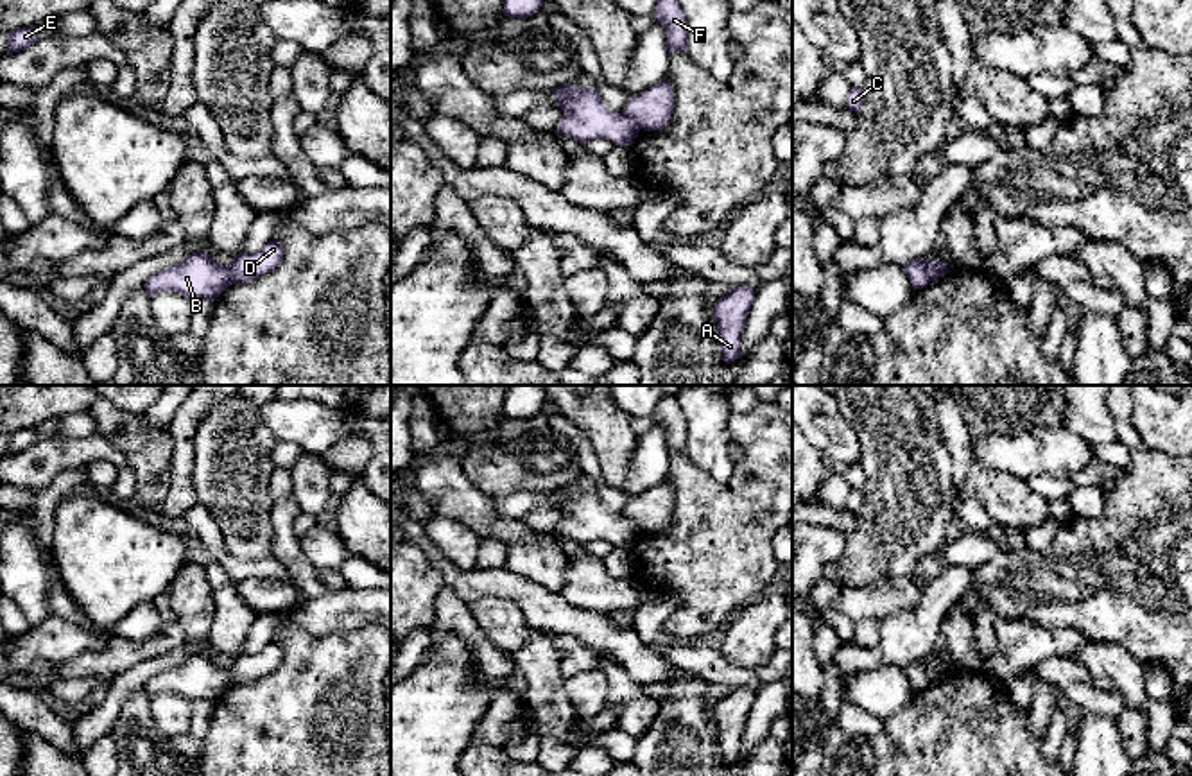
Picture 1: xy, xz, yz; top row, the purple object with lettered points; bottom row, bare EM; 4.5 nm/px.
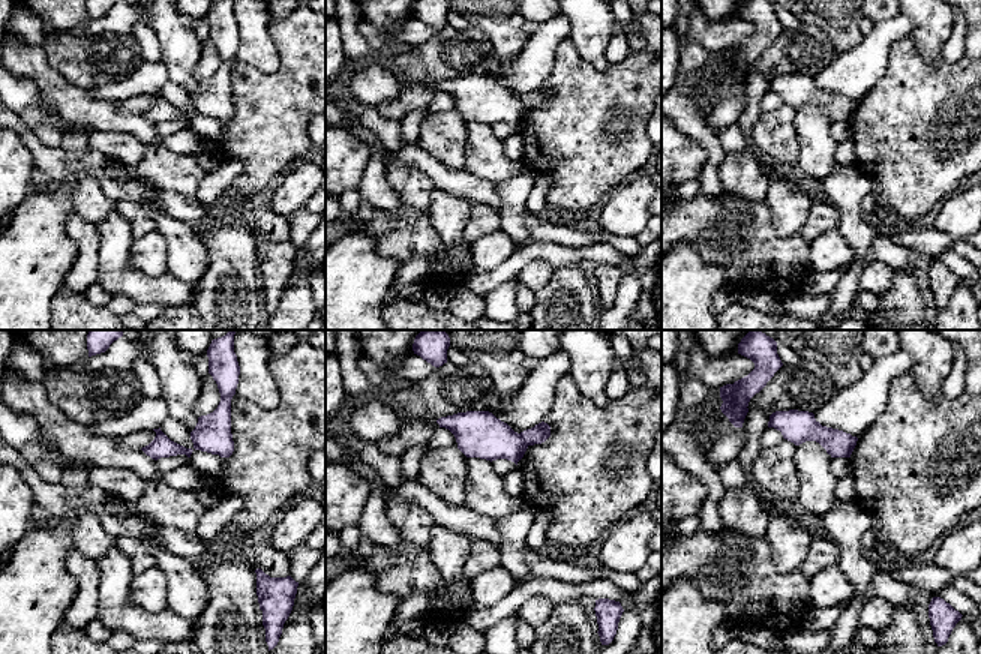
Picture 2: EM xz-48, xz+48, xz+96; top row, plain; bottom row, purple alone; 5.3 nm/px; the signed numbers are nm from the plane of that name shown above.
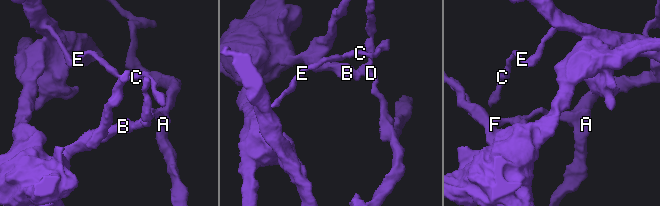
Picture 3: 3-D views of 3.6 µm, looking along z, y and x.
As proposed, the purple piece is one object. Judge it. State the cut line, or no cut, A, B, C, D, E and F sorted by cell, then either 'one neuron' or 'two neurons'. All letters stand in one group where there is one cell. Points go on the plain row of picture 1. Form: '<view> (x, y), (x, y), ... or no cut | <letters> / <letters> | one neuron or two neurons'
xy (228, 667), (230, 685) | A C D E F / B | two neurons

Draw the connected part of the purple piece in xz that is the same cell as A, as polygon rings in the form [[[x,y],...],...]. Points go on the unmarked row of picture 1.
[[[740,686],[713,704],[713,720],[717,724],[715,740],[721,746],[724,763],[731,765],[740,758],[742,733],[755,703],[755,692]]]

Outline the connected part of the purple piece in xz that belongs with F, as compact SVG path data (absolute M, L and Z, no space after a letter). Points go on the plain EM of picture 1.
M663 396L654 412L654 421L661 425L667 432L667 450L669 457L674 453L687 452L687 421L676 396Z

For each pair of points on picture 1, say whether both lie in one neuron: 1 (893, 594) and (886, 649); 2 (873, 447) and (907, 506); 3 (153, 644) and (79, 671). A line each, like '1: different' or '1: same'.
1: different
2: same
3: same

